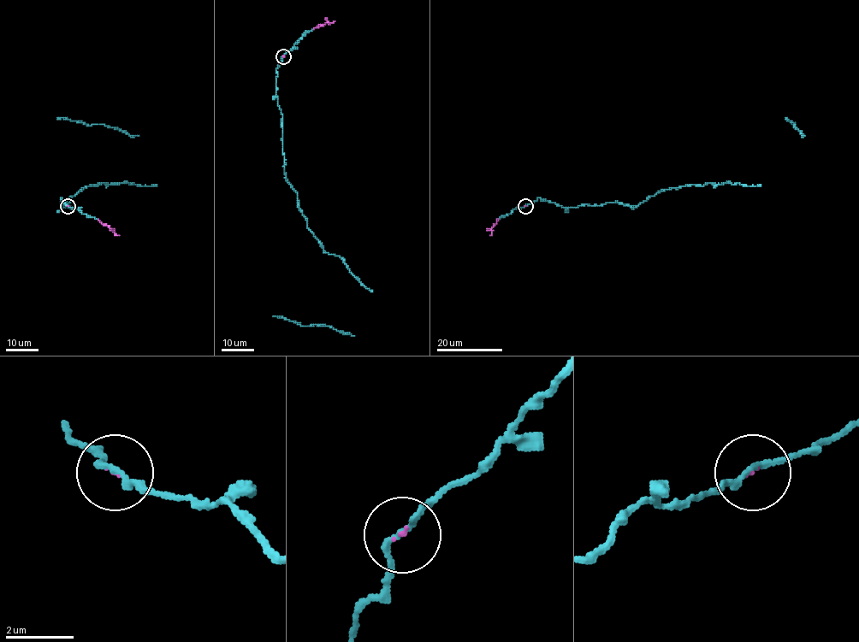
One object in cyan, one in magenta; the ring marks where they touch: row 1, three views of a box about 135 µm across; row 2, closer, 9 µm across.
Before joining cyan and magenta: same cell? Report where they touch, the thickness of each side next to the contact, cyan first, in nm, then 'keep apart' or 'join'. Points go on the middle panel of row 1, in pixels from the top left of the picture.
at (283, 56); 180 nm thick on the cyan side, 60 nm on the other; join

